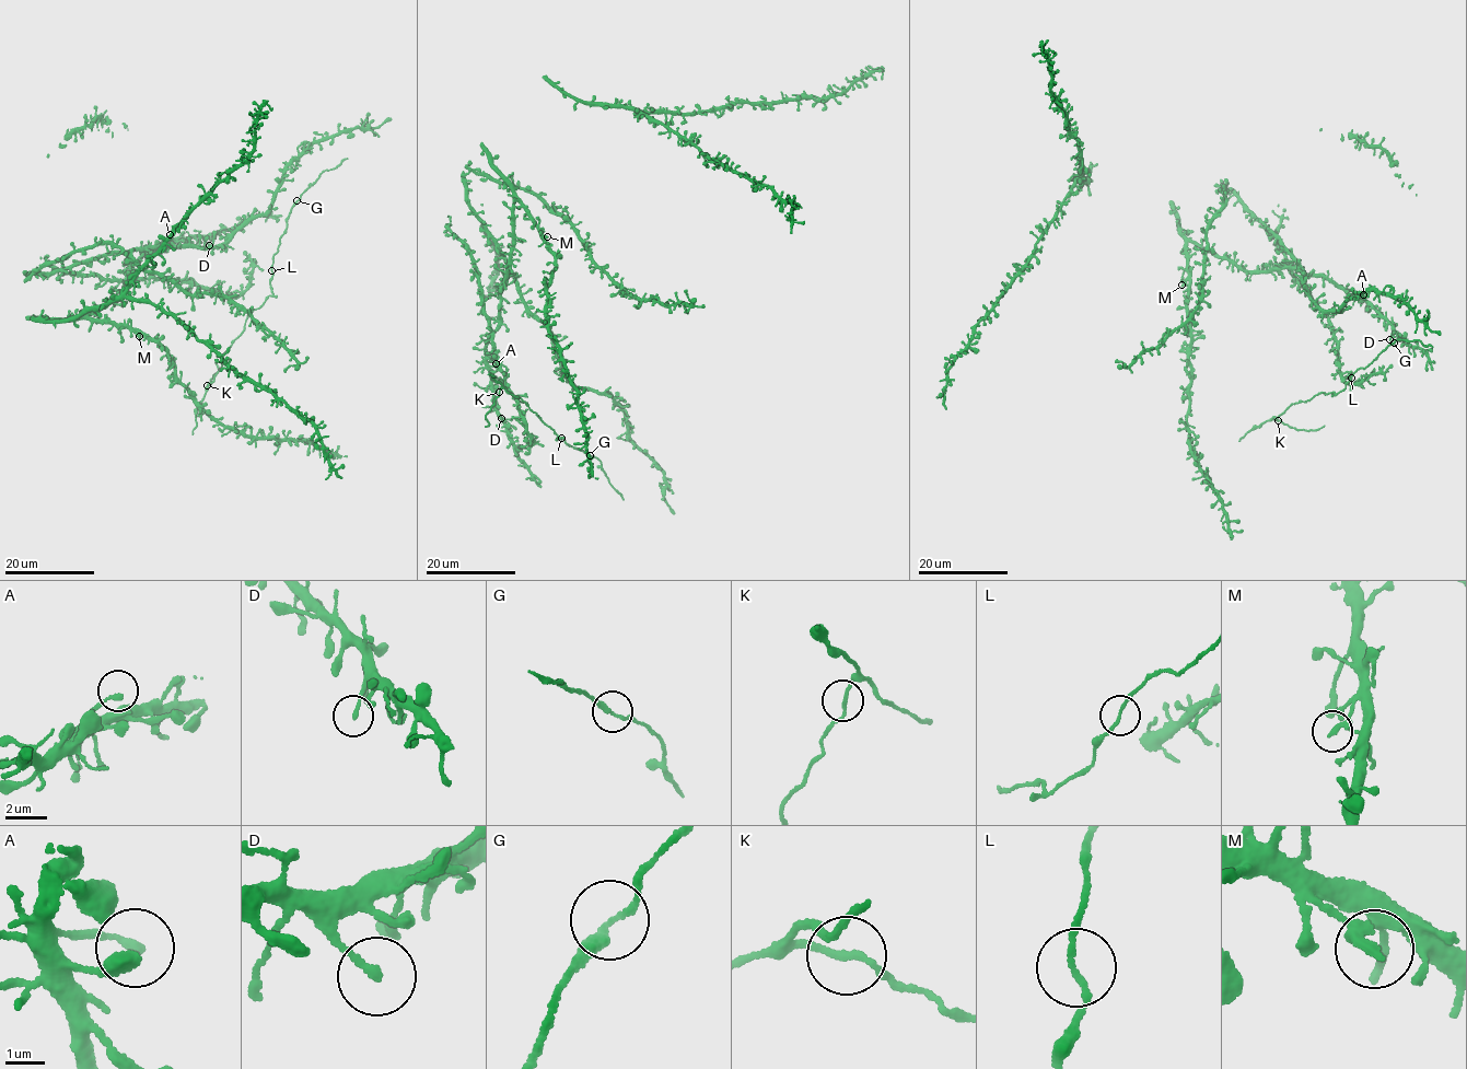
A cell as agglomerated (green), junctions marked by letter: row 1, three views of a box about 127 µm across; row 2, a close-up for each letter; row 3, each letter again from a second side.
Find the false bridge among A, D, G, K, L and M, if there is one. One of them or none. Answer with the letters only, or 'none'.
none

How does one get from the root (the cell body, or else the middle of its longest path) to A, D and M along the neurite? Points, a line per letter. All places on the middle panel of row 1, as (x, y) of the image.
A: (510, 252), (509, 270), (500, 294), (499, 328), (489, 338), (486, 348), (486, 360), (496, 363)
D: (510, 252), (509, 270), (500, 294), (499, 328), (489, 338), (486, 347), (491, 390), (501, 418)
M: (510, 252), (514, 198), (524, 204), (538, 231), (547, 236)

